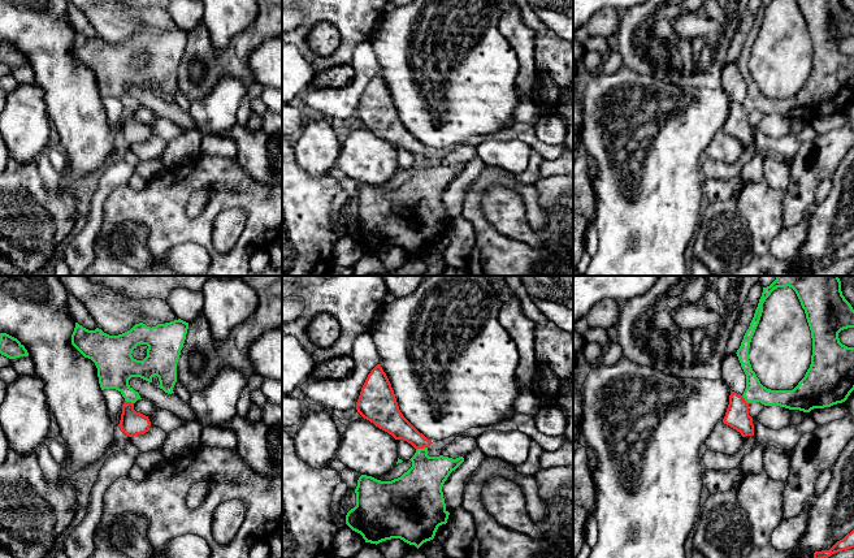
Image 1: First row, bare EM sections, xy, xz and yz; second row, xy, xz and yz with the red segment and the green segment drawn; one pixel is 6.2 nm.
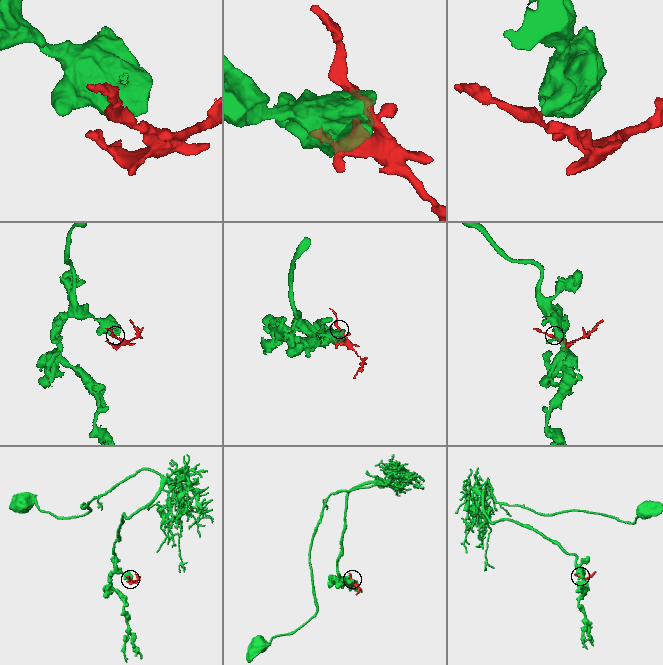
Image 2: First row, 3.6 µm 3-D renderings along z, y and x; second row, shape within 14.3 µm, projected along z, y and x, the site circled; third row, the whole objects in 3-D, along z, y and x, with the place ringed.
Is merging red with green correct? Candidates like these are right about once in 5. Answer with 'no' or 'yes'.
no

